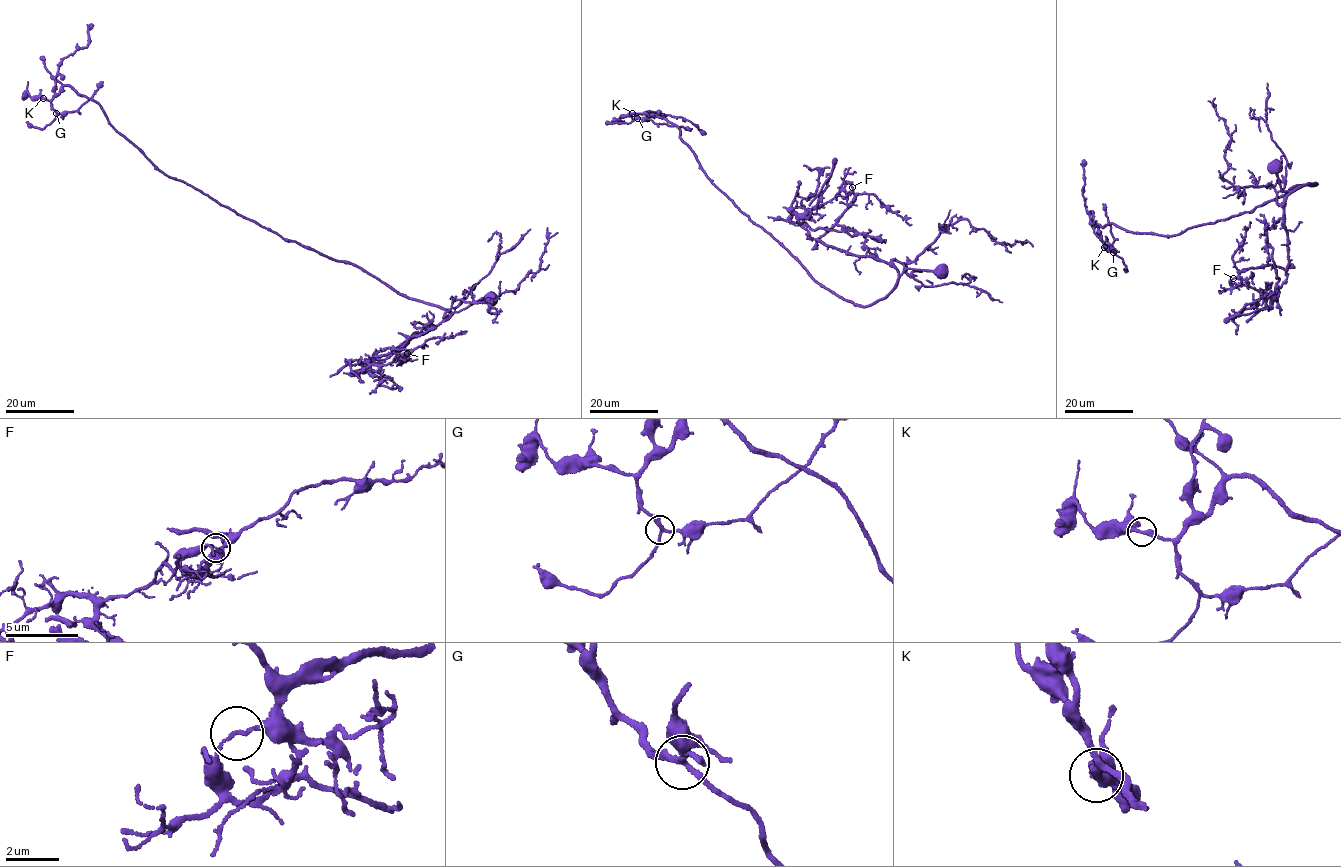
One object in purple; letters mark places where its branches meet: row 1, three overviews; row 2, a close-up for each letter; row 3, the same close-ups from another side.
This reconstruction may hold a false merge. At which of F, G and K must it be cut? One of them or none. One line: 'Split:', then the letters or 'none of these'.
Split: F

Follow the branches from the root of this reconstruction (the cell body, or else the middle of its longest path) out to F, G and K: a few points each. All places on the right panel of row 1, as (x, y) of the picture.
F: (1277, 167), (1282, 191), (1289, 192), (1283, 214), (1288, 266), (1285, 270), (1270, 264), (1250, 267), (1233, 278)
G: (1277, 167), (1283, 192), (1317, 185), (1295, 186), (1249, 212), (1176, 235), (1136, 233), (1109, 224), (1113, 252)
K: (1277, 167), (1283, 192), (1317, 185), (1295, 186), (1249, 212), (1176, 235), (1098, 225), (1104, 247)

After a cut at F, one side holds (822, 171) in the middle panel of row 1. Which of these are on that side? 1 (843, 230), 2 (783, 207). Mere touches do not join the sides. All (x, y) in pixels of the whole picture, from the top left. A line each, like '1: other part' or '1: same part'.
1: same part
2: same part

